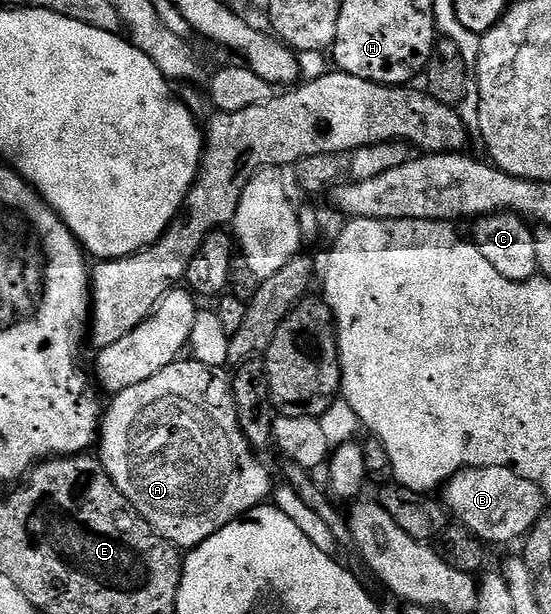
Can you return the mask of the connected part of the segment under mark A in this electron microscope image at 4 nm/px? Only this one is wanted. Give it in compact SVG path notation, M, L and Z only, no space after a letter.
M180 359L169 367L157 371L157 375L145 379L145 383L137 383L125 391L114 394L110 398L111 406L108 409L106 406L101 417L97 434L97 456L103 462L109 479L113 479L113 483L121 491L121 495L125 495L125 499L129 499L129 503L133 503L133 507L155 528L155 532L160 533L166 541L171 542L180 551L197 548L201 543L205 543L205 539L209 539L209 535L221 531L221 527L225 527L231 521L240 520L244 515L250 514L252 509L264 504L273 493L270 471L255 458L258 457L256 450L252 449L241 431L237 419L237 407L231 390L231 377L223 372L222 368L212 367L194 359L188 359L188 361Z

